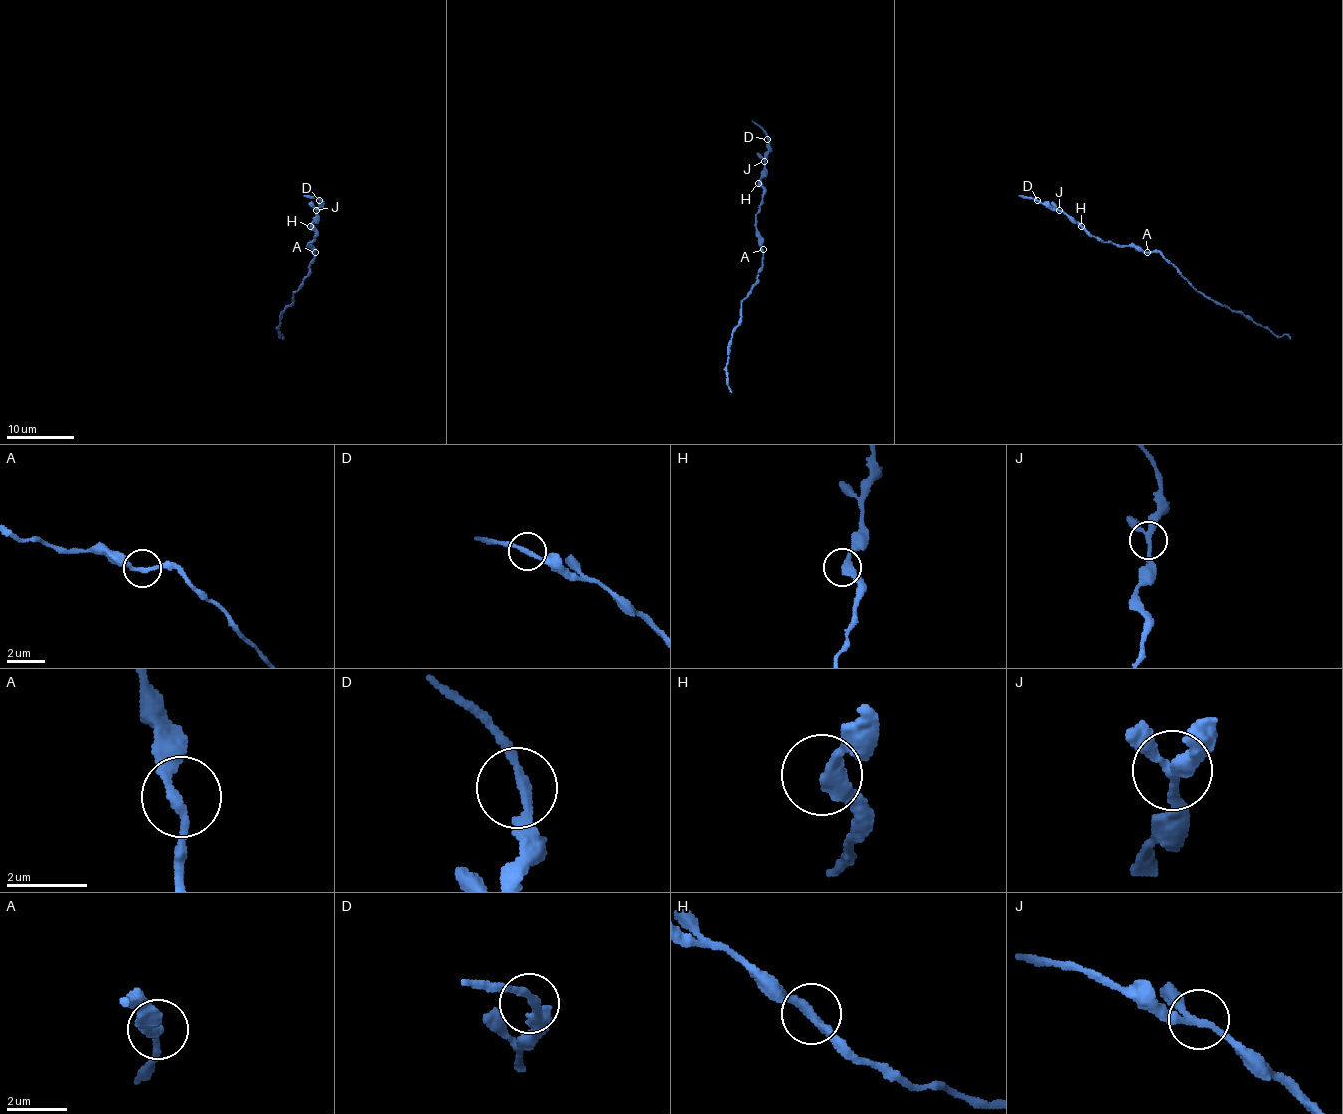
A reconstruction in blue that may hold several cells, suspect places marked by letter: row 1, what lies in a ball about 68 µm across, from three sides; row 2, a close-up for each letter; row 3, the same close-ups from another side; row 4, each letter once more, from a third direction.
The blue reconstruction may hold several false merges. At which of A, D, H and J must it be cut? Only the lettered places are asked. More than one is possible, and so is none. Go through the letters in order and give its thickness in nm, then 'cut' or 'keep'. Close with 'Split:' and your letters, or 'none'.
A: calibre 240 nm; keep
D: calibre 200 nm; keep
H: calibre 320 nm; keep
J: calibre 240 nm; keep
Split: none

